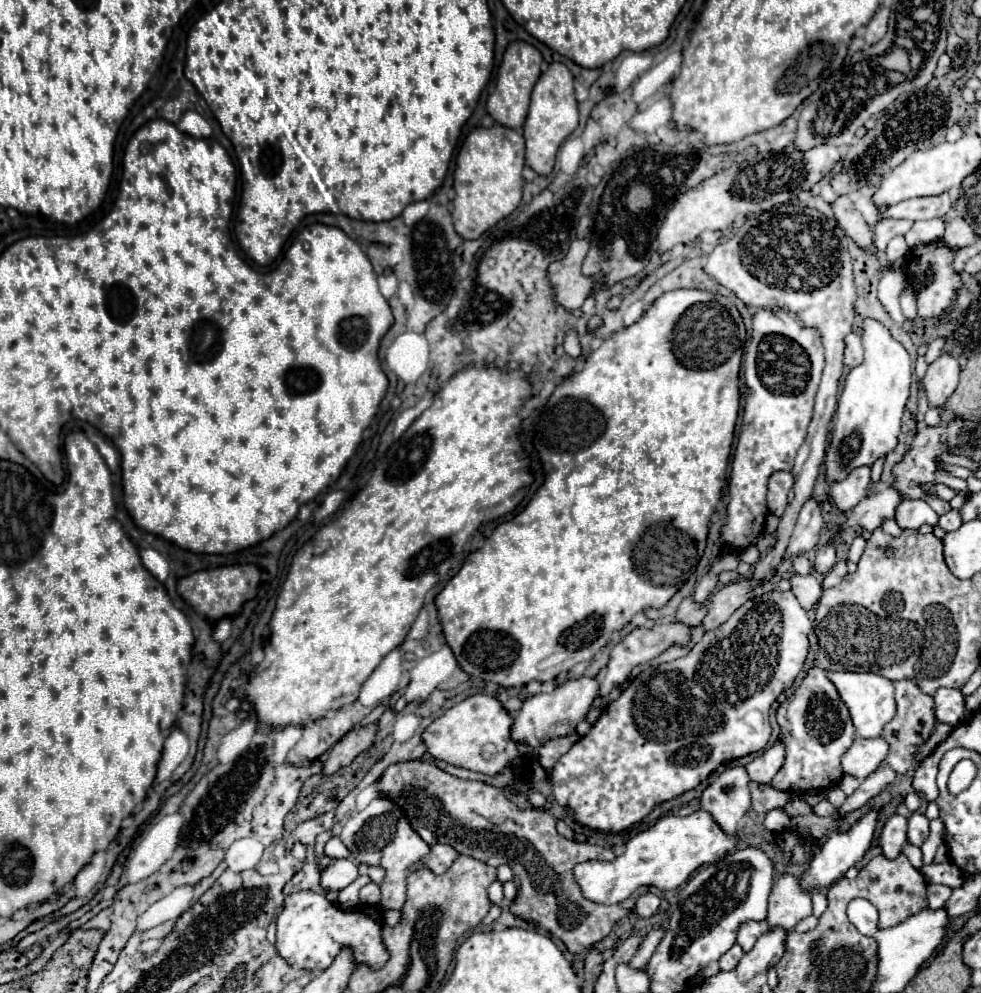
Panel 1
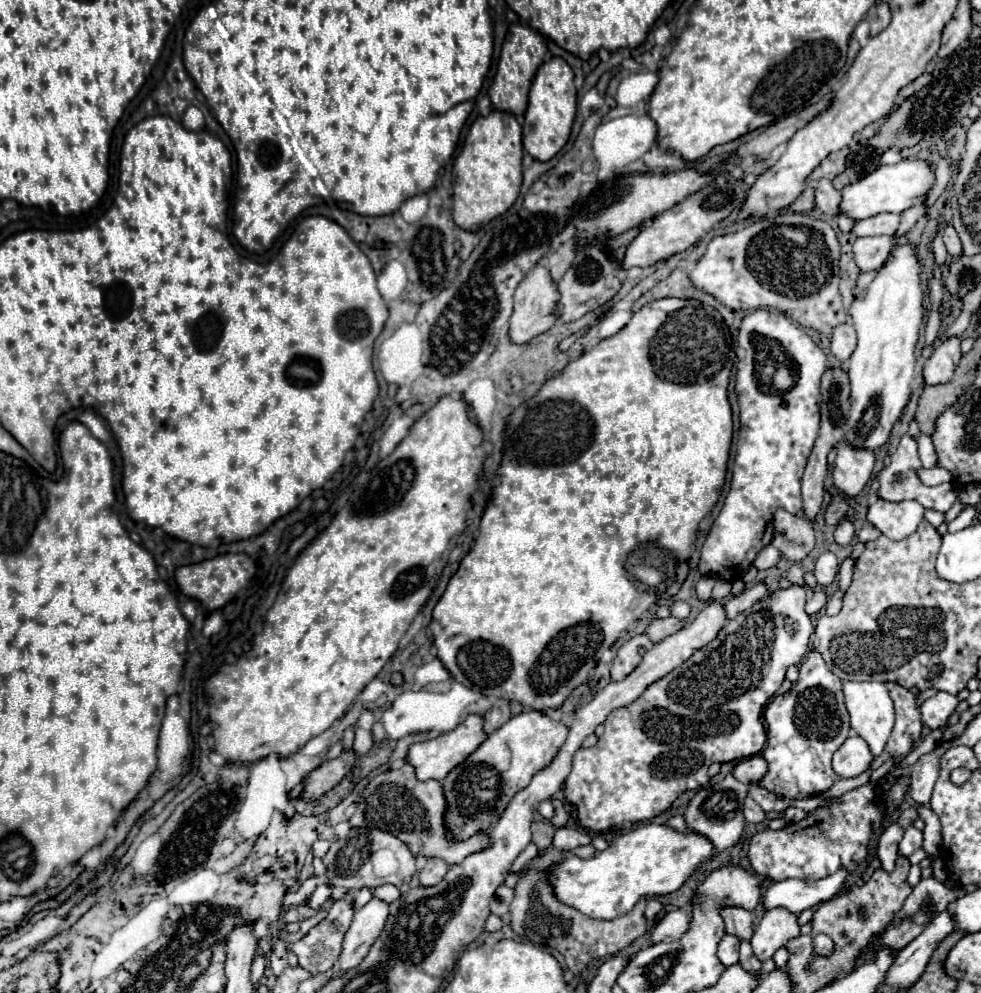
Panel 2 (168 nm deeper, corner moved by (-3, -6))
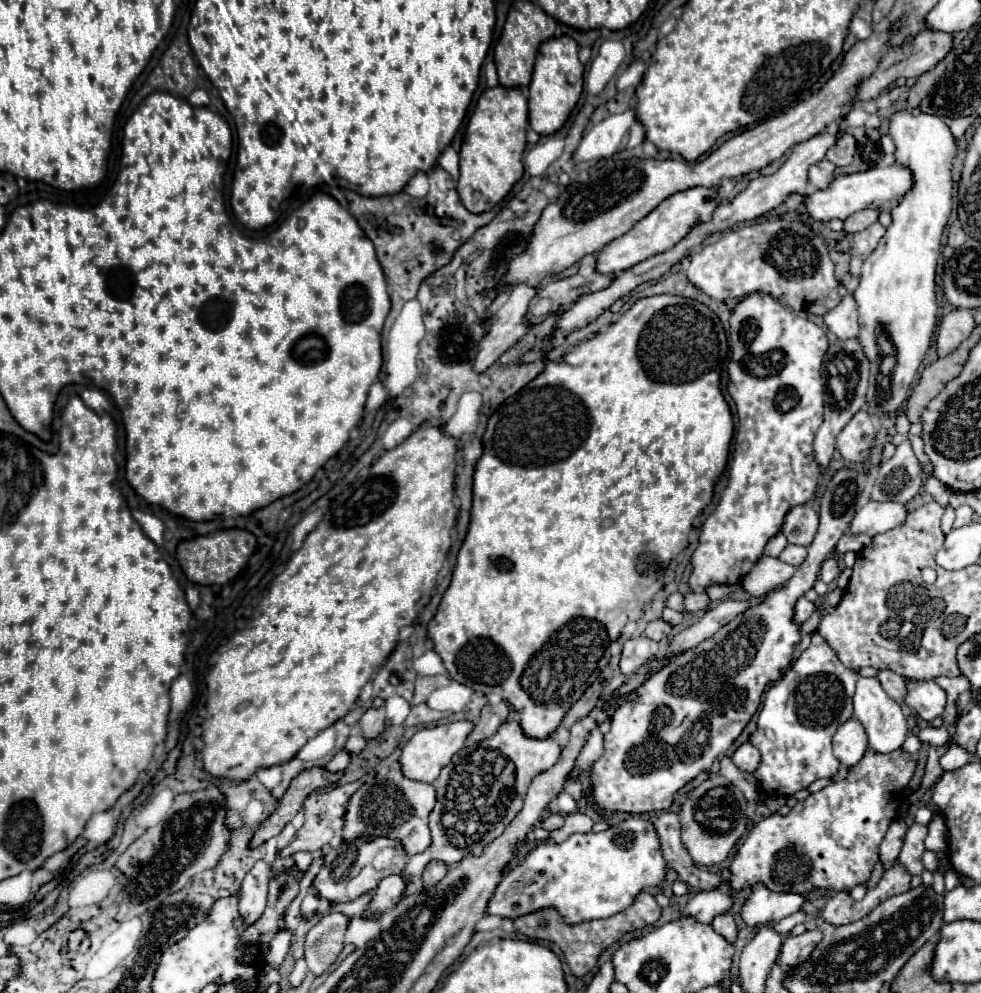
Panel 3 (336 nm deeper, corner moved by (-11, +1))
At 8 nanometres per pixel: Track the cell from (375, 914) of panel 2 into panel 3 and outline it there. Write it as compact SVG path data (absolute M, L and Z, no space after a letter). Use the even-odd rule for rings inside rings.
M401 873L385 877L375 889L377 893L373 897L373 903L369 905L369 913L385 913L387 907L395 907L403 897L405 887L407 887L407 879Z

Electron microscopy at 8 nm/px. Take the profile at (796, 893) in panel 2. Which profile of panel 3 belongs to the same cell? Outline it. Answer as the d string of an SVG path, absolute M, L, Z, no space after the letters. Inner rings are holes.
M759 885L755 893L751 893L751 899L747 899L741 907L741 917L745 925L765 925L771 921L779 921L783 917L789 917L791 913L797 913L801 905L805 903L803 895L797 893L773 893L767 887Z

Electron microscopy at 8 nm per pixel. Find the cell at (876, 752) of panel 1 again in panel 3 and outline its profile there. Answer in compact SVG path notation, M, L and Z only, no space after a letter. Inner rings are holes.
M851 717L835 731L833 753L843 765L851 767L865 755L865 751L867 751L867 733L863 725L859 725L859 721Z

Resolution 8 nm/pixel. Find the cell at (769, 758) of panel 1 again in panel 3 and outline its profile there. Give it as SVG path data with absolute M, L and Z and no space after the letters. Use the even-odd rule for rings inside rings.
M743 743L743 745L733 753L733 757L731 757L731 759L733 759L733 763L735 763L735 767L737 767L737 769L753 773L753 771L757 769L759 761L761 761L761 755L759 755L759 751L757 751L753 745Z

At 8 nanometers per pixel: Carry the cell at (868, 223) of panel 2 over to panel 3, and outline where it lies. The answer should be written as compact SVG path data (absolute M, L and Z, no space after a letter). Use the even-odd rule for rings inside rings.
M863 209L859 213L853 213L851 217L847 217L843 221L843 231L847 233L857 233L867 229L869 225L873 225L877 221L877 211L875 209Z

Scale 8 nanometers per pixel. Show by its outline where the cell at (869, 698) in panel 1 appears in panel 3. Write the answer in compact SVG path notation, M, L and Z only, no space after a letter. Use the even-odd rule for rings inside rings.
M861 677L857 681L857 691L853 695L853 715L865 727L867 737L869 737L869 747L877 753L891 753L891 751L899 749L903 745L905 737L909 735L907 715L905 715L903 707L883 691L883 687L879 685L877 679Z

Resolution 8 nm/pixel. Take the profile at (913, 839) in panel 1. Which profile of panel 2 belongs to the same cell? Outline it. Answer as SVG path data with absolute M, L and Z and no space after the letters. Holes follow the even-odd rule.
M909 826L909 828L905 830L905 836L903 836L901 844L899 844L899 854L911 856L915 850L921 848L921 844L923 844L923 832L917 830L915 826Z

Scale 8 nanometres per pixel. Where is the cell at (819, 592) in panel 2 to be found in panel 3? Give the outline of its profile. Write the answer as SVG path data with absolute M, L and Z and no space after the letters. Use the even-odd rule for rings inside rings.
M799 597L799 601L795 603L795 623L803 623L809 619L809 615L813 613L815 603L807 601L805 597Z

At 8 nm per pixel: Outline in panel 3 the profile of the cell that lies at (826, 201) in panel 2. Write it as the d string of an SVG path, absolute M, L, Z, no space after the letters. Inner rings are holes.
M823 159L823 161L815 163L815 165L811 165L811 169L809 169L811 189L829 187L829 183L833 181L833 169L835 169L835 165L829 159Z

